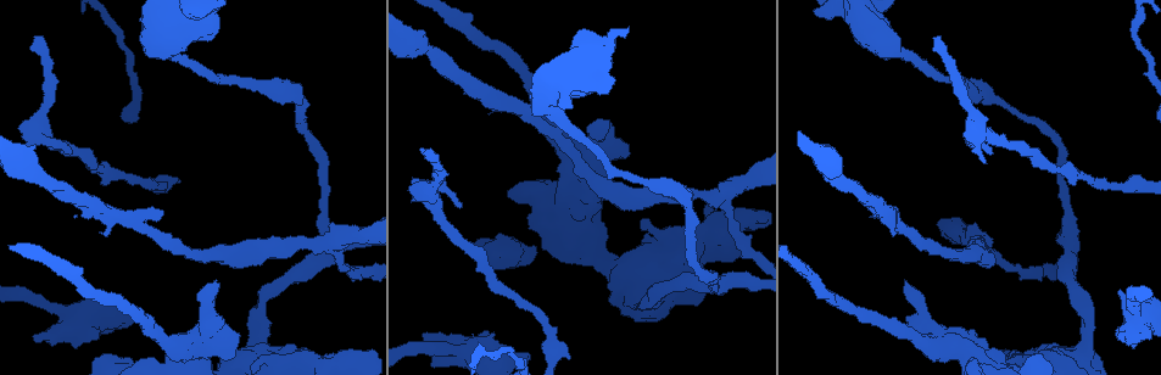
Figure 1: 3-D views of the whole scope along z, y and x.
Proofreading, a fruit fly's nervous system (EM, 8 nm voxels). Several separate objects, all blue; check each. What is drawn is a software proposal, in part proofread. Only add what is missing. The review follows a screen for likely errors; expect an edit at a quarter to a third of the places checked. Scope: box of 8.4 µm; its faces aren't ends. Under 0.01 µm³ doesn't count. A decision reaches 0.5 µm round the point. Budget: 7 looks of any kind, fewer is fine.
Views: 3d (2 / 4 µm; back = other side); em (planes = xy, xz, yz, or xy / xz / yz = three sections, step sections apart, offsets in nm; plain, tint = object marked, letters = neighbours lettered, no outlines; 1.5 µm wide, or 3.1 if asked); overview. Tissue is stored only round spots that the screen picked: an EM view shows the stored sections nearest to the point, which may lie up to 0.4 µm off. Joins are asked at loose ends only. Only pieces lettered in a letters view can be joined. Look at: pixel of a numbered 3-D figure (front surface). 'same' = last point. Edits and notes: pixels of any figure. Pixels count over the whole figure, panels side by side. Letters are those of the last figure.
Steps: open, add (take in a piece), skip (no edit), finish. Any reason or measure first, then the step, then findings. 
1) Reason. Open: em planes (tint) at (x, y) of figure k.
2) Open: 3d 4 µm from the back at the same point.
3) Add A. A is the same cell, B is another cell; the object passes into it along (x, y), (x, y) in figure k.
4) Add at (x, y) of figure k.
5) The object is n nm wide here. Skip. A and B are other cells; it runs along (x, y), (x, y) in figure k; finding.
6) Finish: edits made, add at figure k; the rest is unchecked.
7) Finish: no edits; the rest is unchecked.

Stops while still wide. Open: em planes (letters) at (491, 333) of figure 1.

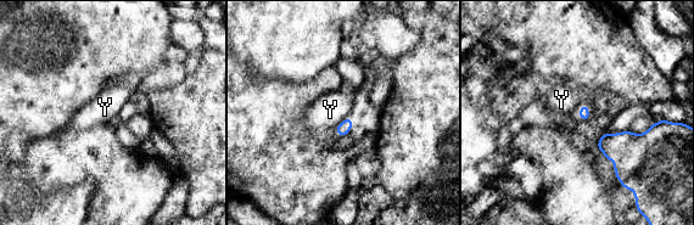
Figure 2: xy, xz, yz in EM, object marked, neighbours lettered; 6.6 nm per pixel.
Skip. Y is another cell; no lettered piece goes on from it.

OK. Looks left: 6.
Branch stops here. Open: 3d 4 µm from the back at (983, 161) of figure 1.

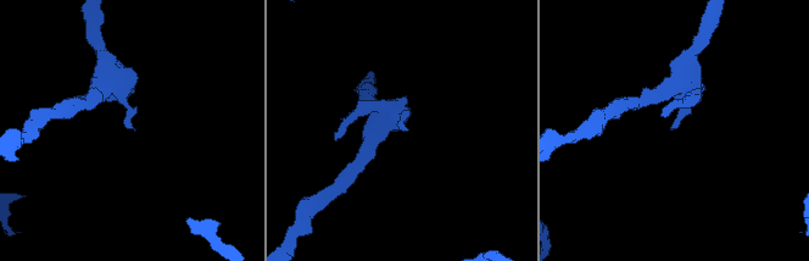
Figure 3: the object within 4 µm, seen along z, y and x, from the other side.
Open: em xz step 4 (letters) at (406, 129) of figure 3.

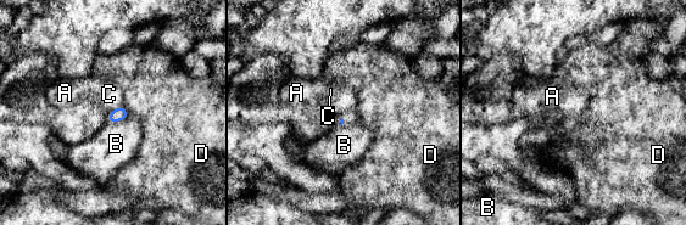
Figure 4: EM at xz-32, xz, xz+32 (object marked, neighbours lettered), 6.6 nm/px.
Open: em planes (letters) at the same point.

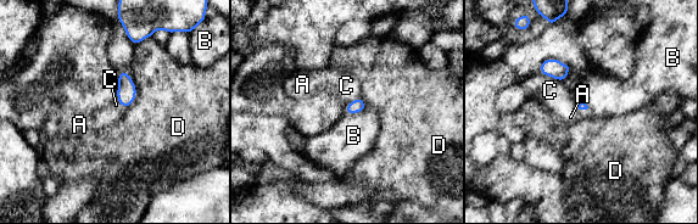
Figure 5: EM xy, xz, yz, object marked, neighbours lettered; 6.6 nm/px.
The longest contact is with C, 170 nm. Skip. A, B, C and D are other cells; a border runs along (364, 107), (358, 112), (346, 115) in figure 5; no lettered piece goes on from it.

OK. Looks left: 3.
An open end. Open: 3d 4 µm at (939, 37) of figure 1.

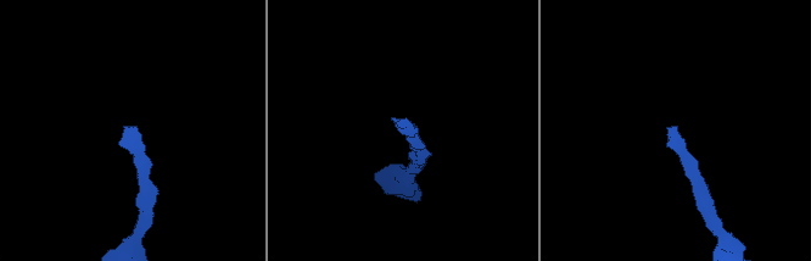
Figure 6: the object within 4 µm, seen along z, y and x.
Open: em planes (plain) at (399, 129) of figure 6.

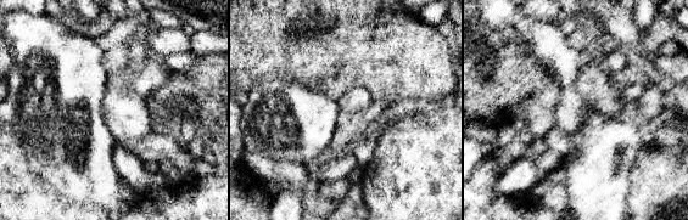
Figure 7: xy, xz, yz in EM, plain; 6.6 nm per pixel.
See the neighbours. Open: em planes (letters) at the same point.

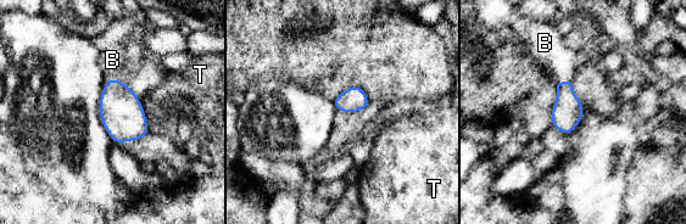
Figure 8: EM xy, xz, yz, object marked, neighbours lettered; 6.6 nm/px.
Add B. B is the same cell, T is another cell; the object passes into it along (567, 112), (564, 80), (548, 48) in figure 8; the neuron continues.

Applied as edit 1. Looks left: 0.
Finish: edits made, add at figure 8; the rest is unchecked.

